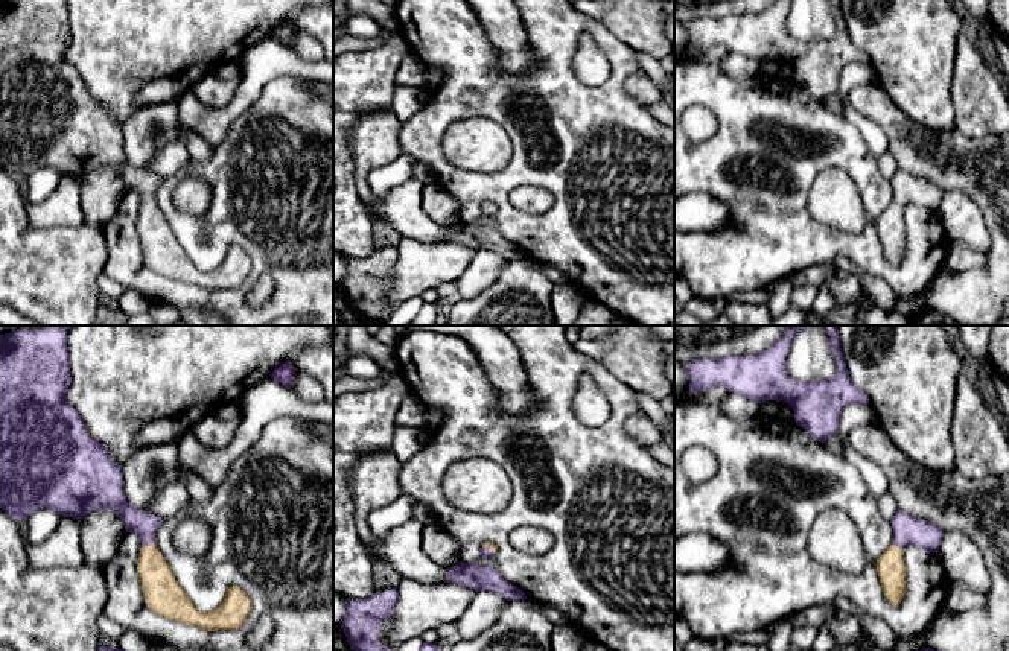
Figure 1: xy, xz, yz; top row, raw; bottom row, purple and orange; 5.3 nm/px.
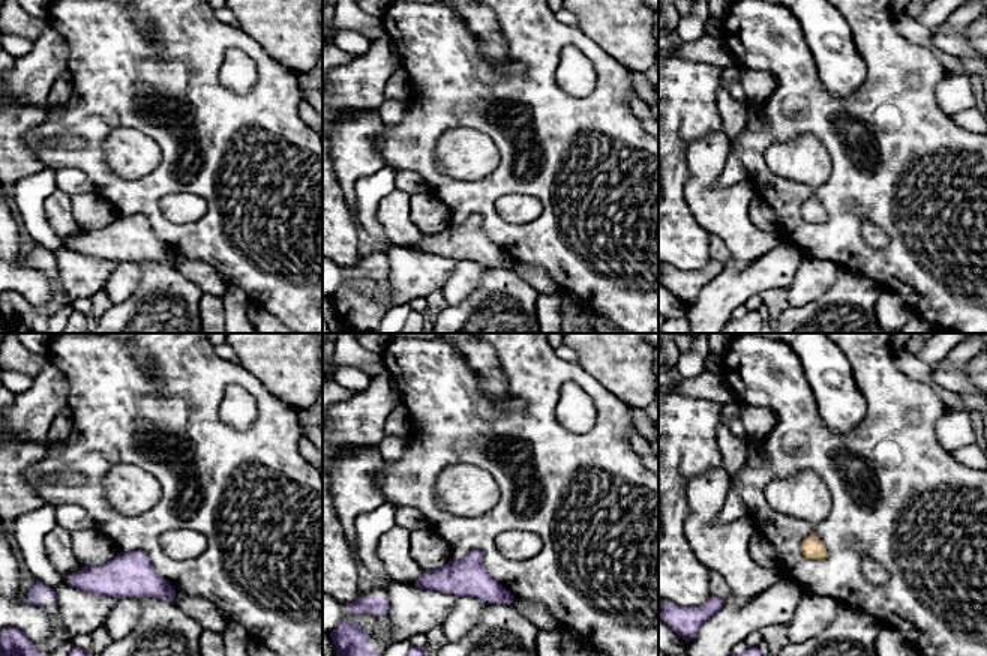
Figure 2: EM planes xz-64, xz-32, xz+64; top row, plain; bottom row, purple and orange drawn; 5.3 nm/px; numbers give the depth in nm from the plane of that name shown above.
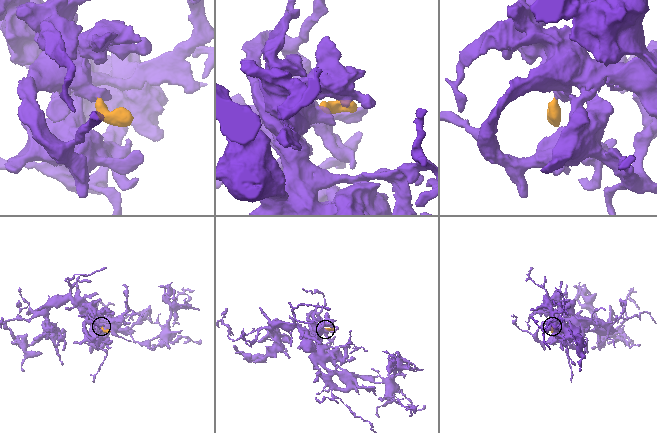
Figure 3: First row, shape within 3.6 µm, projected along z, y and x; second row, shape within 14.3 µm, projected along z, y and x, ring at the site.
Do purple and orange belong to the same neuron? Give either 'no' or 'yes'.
yes

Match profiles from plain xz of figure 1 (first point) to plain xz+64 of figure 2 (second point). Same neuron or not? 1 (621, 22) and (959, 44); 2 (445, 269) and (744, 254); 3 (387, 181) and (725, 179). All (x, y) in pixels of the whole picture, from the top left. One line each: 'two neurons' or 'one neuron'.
1: one neuron
2: two neurons
3: one neuron

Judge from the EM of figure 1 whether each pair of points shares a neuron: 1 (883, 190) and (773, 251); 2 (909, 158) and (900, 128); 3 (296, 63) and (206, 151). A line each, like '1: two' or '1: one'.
1: one
2: one
3: two

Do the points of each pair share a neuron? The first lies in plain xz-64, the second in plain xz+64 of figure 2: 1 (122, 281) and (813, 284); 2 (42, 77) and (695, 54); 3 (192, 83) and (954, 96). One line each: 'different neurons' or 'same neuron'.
1: same neuron
2: different neurons
3: different neurons

